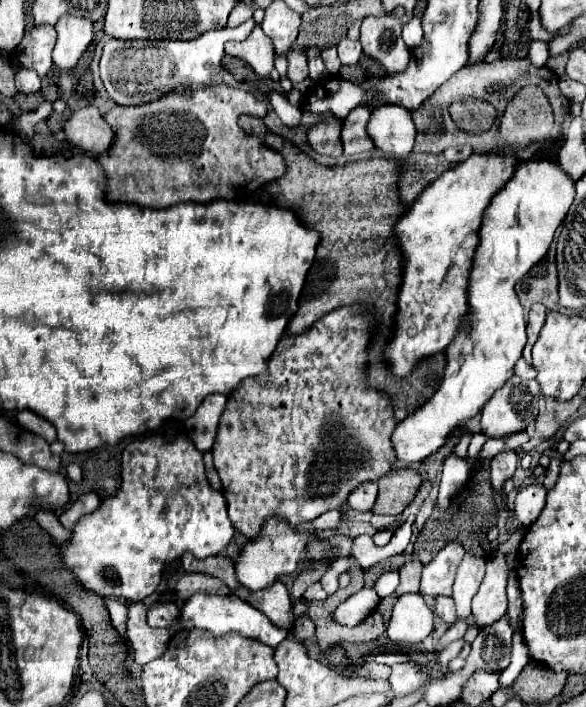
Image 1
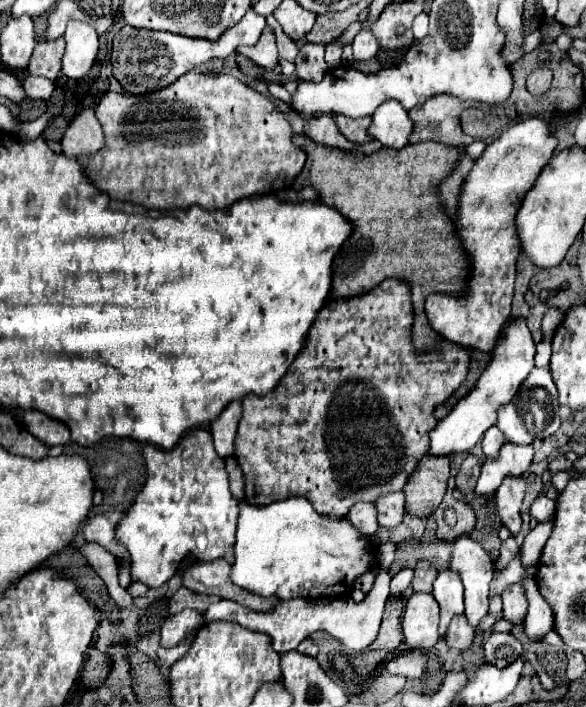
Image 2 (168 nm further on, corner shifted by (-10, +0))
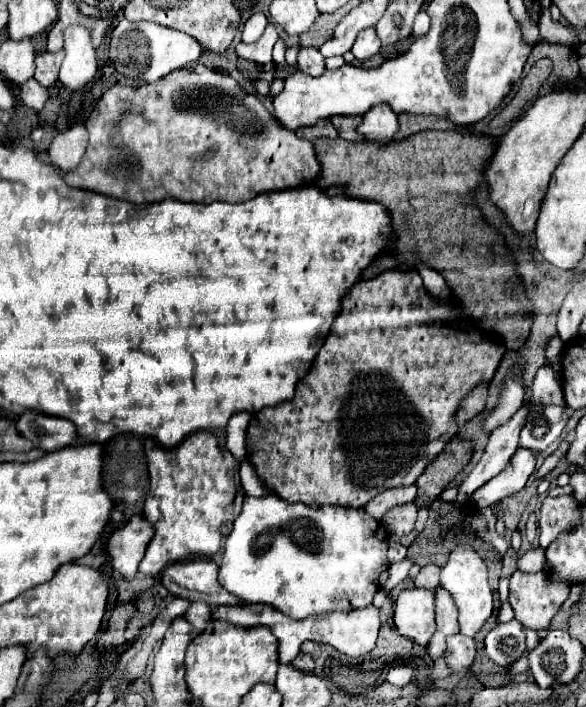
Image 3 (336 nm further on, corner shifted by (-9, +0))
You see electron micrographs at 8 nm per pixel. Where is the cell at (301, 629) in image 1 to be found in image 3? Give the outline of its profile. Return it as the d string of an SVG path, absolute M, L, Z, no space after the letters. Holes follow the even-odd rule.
M301 652L291 664L293 664L295 668L303 670L303 672L313 672L313 668L315 668L315 664L313 664L313 656L311 656L311 654L305 654L305 652Z

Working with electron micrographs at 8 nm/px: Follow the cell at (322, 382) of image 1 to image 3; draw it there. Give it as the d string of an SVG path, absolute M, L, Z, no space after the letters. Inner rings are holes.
M385 270L377 274L371 280L357 282L347 296L341 300L341 312L339 316L339 328L329 332L325 338L319 354L311 362L309 372L297 382L295 388L295 398L287 400L283 404L277 404L273 408L263 410L253 416L249 428L247 428L247 460L255 468L259 480L265 484L265 488L271 494L277 494L279 498L287 502L305 502L309 506L343 506L343 508L363 508L373 496L387 488L397 488L397 486L411 486L415 480L421 476L425 466L447 446L447 442L457 434L457 424L453 420L455 410L459 408L459 402L467 396L467 392L479 384L479 382L489 382L495 374L495 368L505 352L505 344L497 336L481 336L477 328L445 328L445 320L421 320L423 312L429 312L429 308L435 308L437 302L427 294L423 288L421 276L417 270Z

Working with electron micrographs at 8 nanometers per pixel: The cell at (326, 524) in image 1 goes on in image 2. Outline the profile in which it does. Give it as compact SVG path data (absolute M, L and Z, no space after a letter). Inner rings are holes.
M360 502L356 506L352 506L352 512L348 512L346 518L352 520L352 524L356 524L356 528L364 534L376 534L378 532L378 510L376 510L376 504L374 502Z

